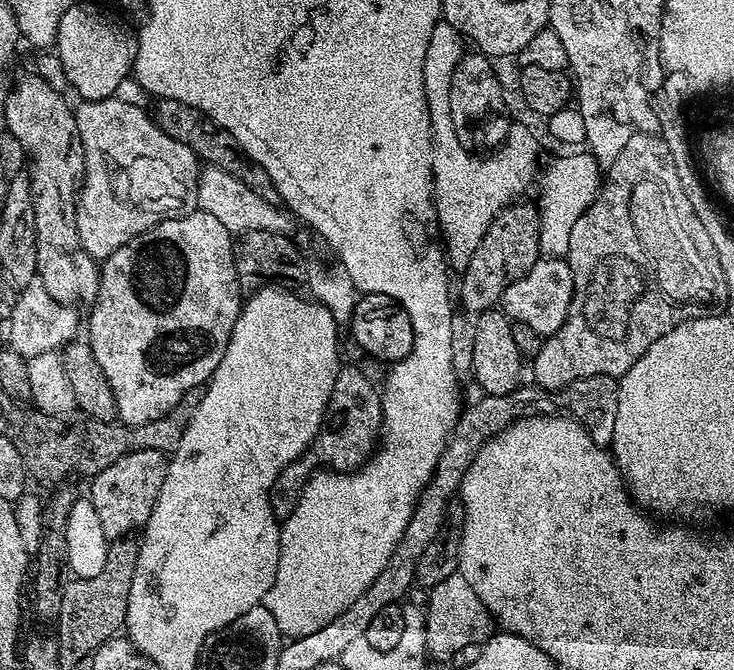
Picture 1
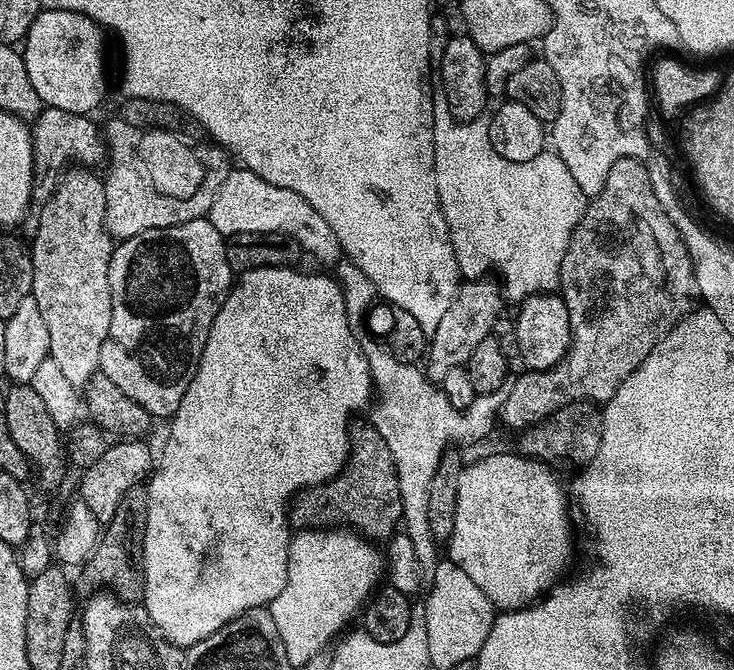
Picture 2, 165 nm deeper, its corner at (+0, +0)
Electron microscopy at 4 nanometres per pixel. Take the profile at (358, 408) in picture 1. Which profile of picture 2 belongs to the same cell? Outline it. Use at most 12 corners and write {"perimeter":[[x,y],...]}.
{"perimeter":[[351,429],[348,463],[290,505],[296,530],[343,526],[388,542],[403,518],[378,430]]}

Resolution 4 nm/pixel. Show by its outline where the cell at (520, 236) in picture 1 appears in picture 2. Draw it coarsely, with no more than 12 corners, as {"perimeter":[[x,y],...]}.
{"perimeter":[[461,283],[430,333],[426,375],[467,365],[502,314],[501,285]]}

